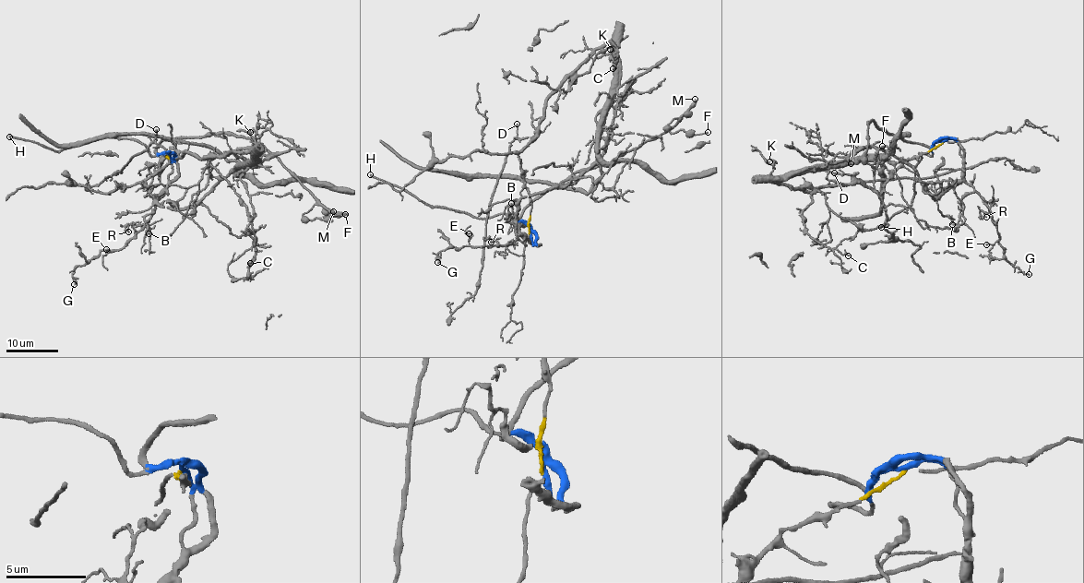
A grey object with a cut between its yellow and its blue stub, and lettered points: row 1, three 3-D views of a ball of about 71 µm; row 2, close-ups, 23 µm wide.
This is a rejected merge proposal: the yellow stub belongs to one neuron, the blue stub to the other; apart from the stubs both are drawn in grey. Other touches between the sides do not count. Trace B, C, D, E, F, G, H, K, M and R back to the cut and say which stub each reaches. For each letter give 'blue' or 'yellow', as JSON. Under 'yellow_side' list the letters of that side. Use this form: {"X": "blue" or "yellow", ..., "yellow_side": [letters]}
{"B": "blue", "C": "yellow", "D": "yellow", "E": "blue", "F": "blue", "G": "blue", "H": "blue", "K": "yellow", "M": "blue", "R": "blue", "yellow_side": ["C", "D", "K"]}

